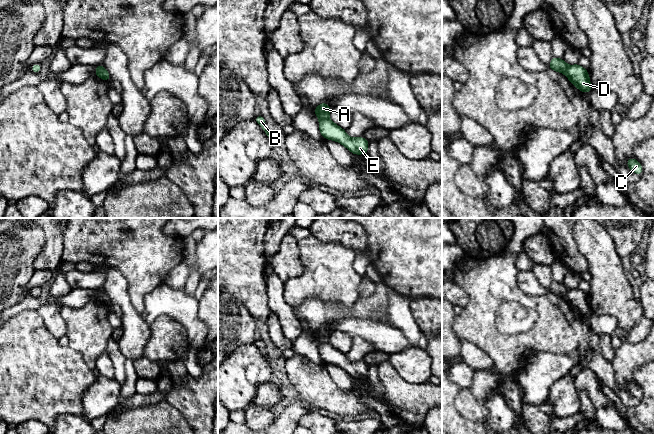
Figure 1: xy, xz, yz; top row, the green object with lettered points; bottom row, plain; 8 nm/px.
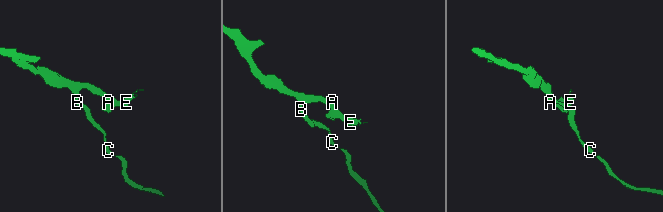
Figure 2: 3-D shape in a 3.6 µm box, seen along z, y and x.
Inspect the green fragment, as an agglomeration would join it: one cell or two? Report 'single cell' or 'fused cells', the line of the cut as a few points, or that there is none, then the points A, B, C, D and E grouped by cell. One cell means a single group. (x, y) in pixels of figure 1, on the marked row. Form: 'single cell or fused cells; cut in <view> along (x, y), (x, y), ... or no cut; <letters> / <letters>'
fused cells; cut in xz along (327, 117), (320, 120); A B C / D E

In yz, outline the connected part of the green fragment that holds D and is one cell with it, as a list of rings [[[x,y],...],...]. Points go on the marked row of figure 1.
[[[578,63],[568,66],[565,75],[580,91],[589,93],[592,90],[588,71]]]

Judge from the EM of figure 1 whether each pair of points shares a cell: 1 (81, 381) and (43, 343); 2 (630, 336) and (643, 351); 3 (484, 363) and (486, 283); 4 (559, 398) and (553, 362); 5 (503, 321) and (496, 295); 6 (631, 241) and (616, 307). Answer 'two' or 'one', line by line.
1: one
2: two
3: two
4: two
5: two
6: two

